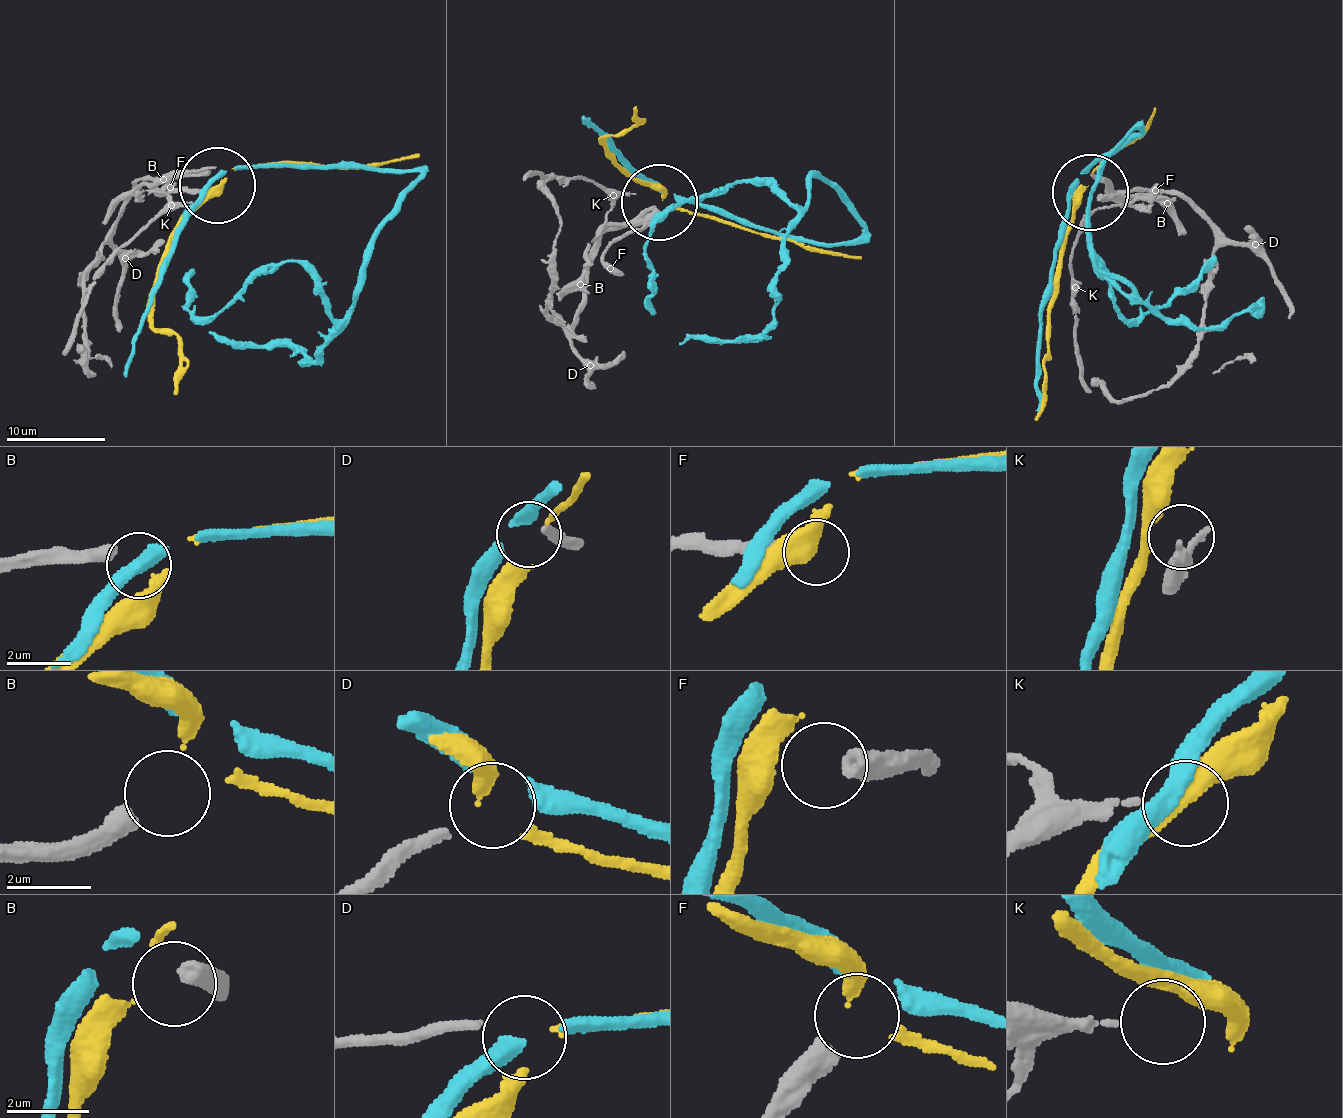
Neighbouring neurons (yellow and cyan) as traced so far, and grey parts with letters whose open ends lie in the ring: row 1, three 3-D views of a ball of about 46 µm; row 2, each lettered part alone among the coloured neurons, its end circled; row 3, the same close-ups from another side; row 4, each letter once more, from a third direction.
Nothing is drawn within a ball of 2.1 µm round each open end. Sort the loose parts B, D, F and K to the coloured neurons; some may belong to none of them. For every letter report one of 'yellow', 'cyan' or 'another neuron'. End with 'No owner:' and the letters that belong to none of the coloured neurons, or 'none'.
B: yellow
D: cyan
F: another neuron
K: another neuron
No owner: F, K

